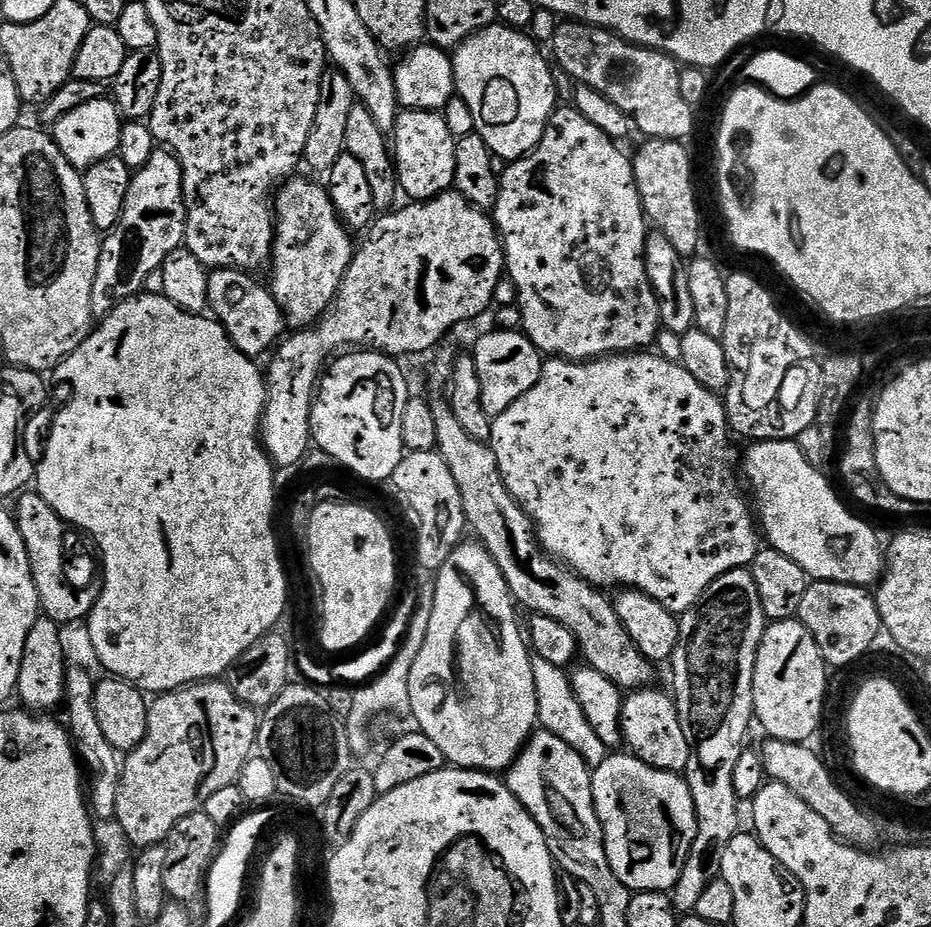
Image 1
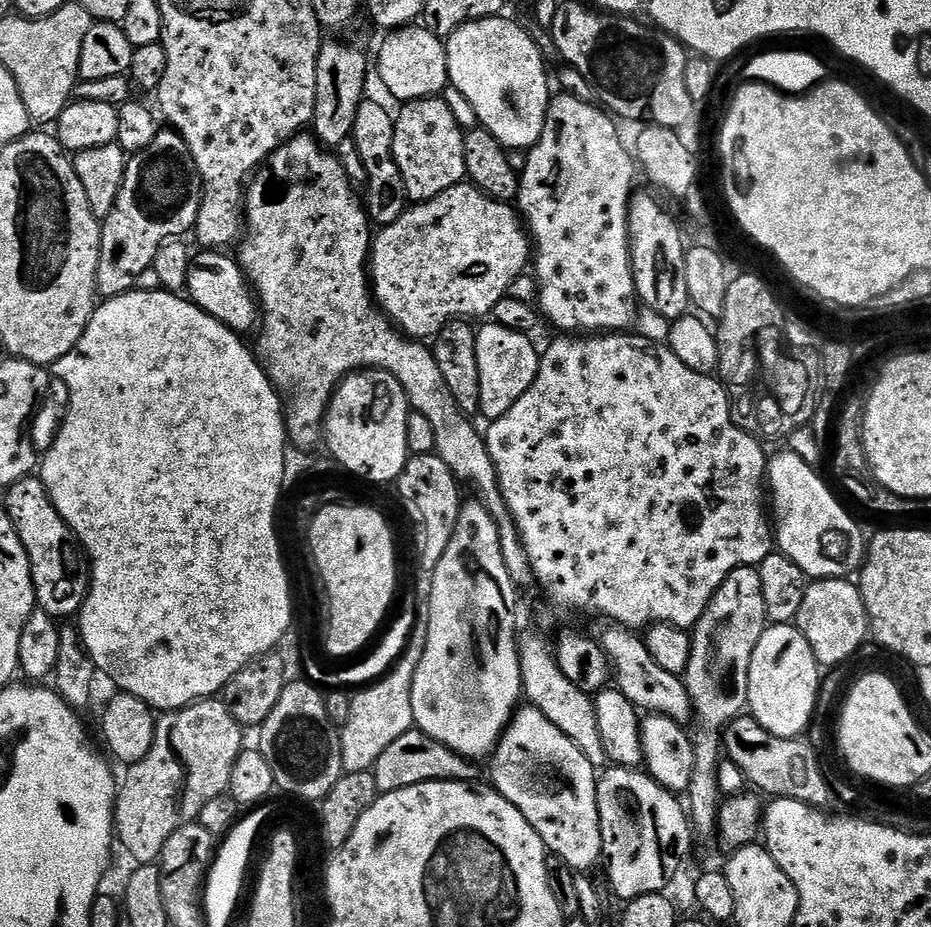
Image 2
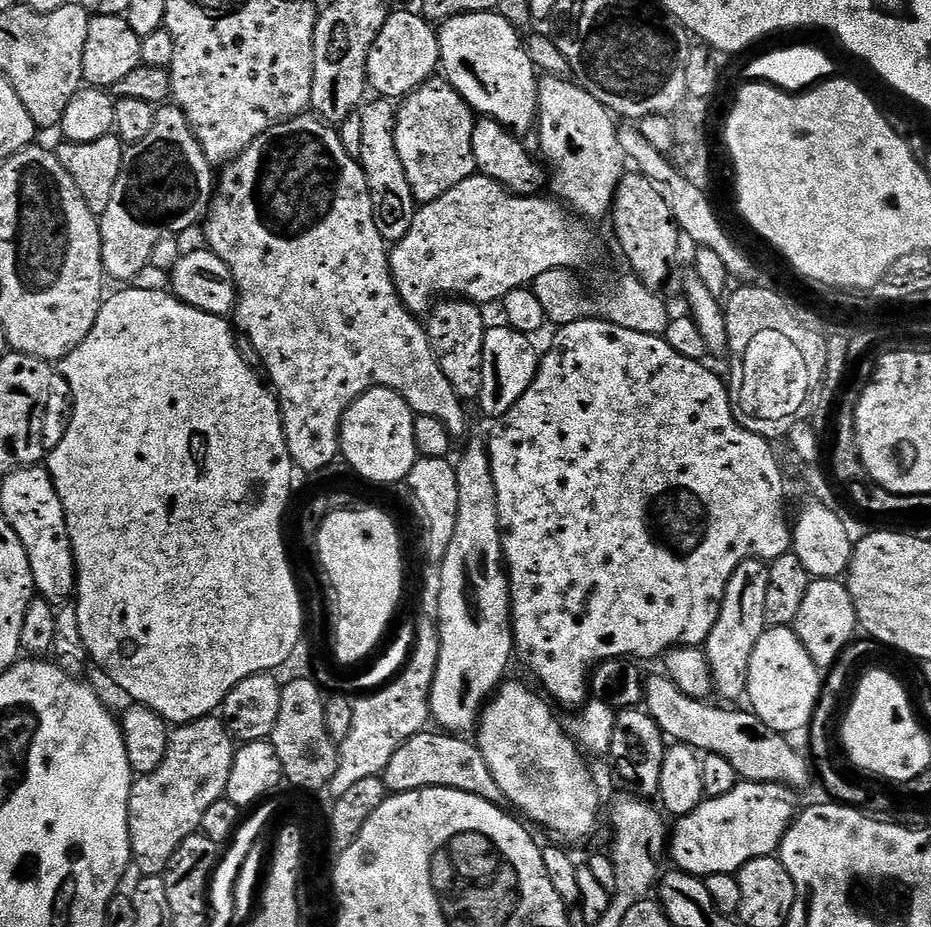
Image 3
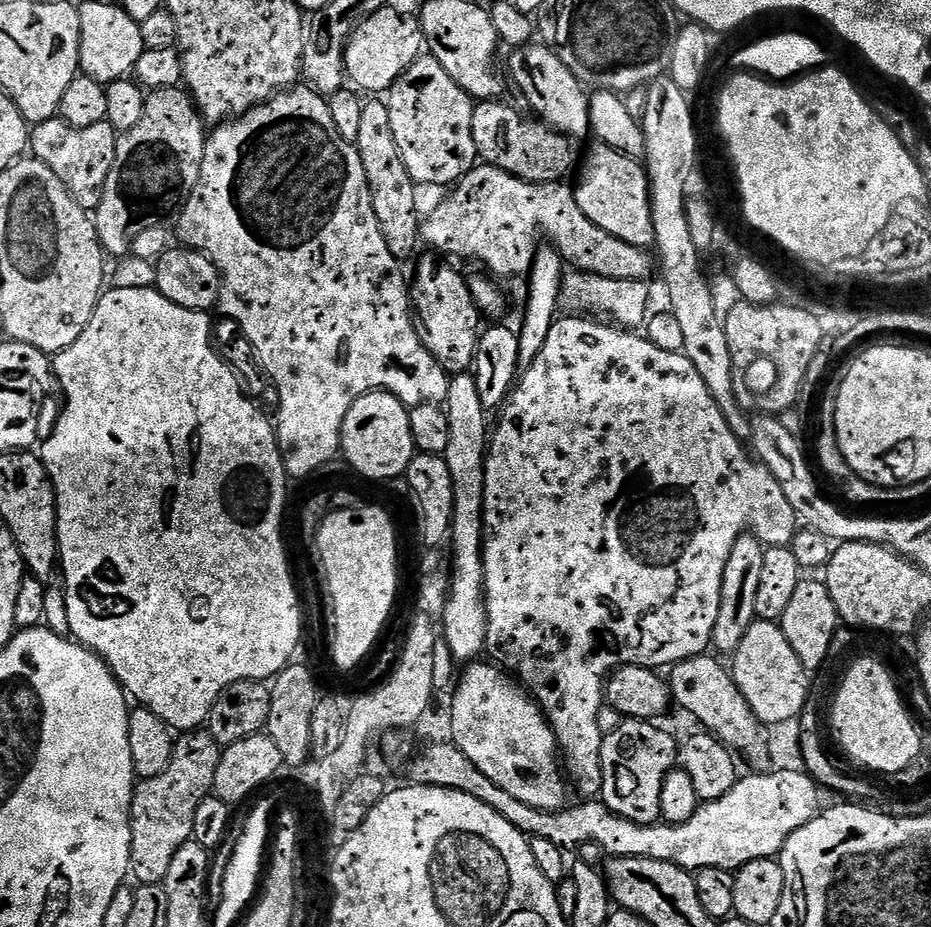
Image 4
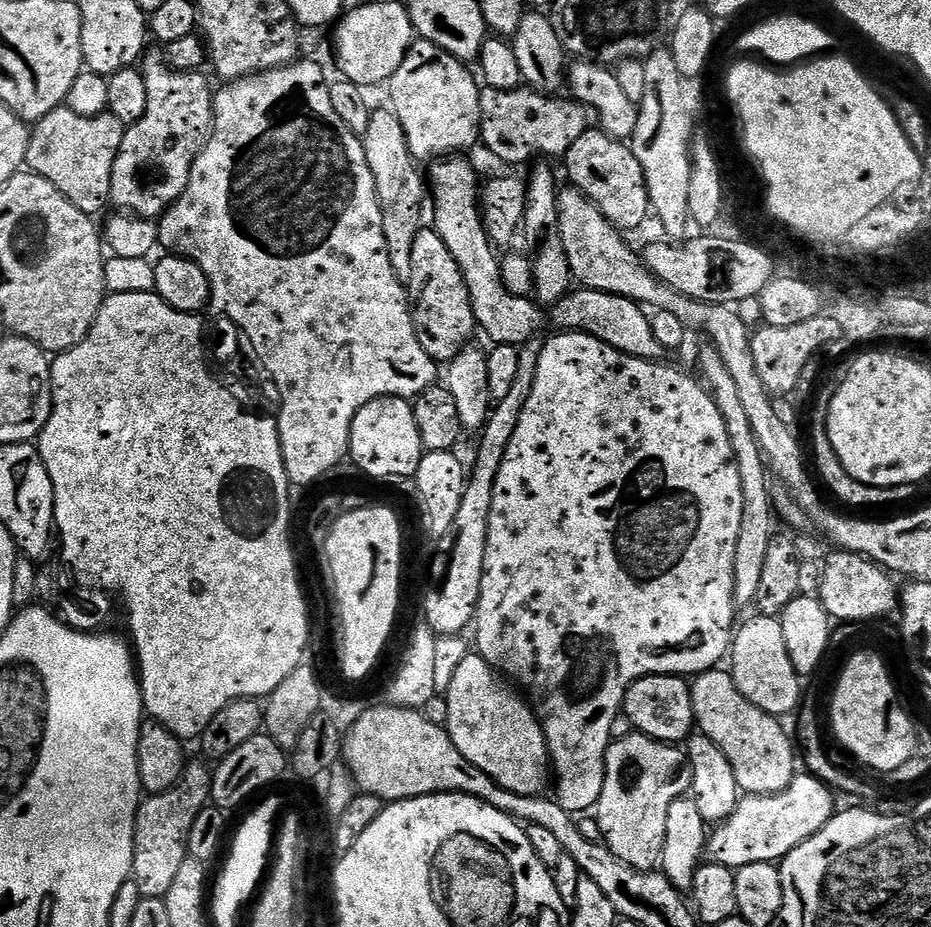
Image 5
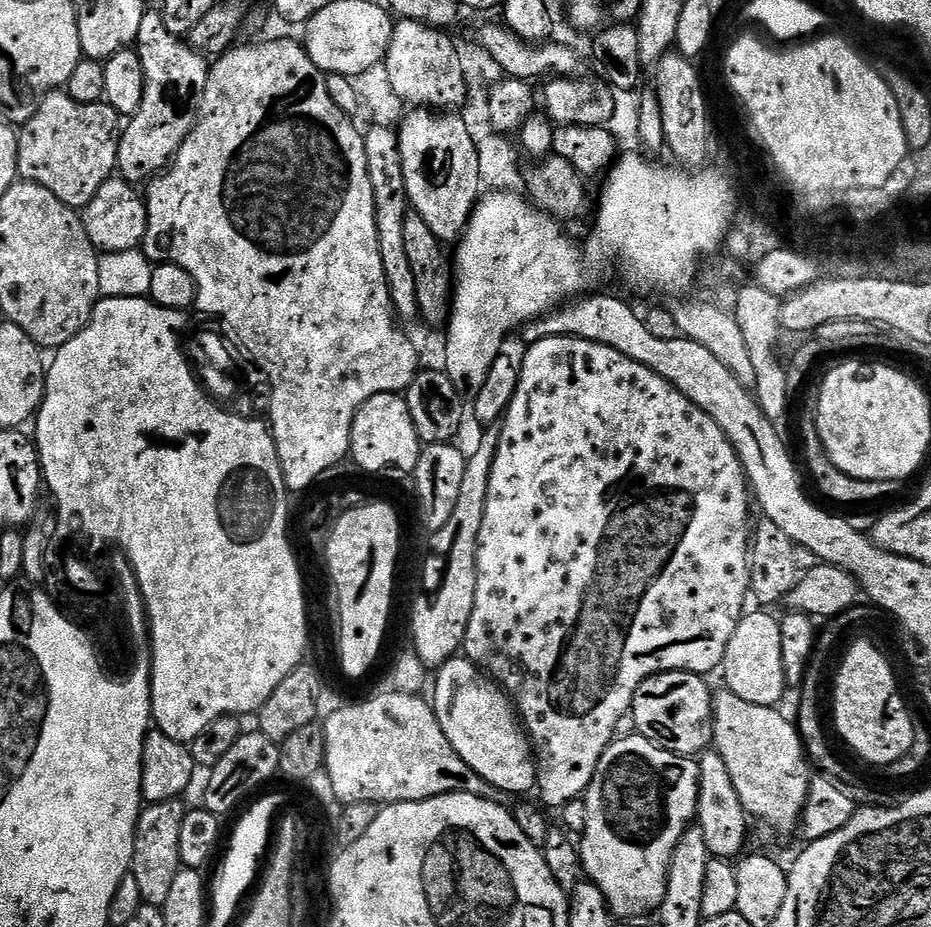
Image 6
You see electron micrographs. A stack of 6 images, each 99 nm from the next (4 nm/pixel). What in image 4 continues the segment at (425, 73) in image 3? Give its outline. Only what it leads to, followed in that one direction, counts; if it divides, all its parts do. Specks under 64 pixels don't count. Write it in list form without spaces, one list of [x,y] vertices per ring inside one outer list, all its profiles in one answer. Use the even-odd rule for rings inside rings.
[[[389,6],[376,12],[368,20],[362,21],[344,55],[344,67],[349,81],[352,80],[361,93],[387,93],[396,79],[407,70],[414,61],[419,60],[426,41],[420,31],[420,22],[415,15],[403,16],[395,6]]]

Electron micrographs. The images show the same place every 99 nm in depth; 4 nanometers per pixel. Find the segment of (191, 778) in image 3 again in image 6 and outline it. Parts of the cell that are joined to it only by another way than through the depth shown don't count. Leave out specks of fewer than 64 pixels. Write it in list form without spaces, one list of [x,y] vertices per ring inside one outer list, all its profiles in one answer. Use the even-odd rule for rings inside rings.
[[[177,798],[148,804],[141,811],[136,823],[130,872],[138,882],[139,893],[147,907],[163,909],[166,898],[170,898],[170,886],[174,886],[174,878],[182,871],[178,854],[178,837],[186,811],[184,802],[183,799]]]

